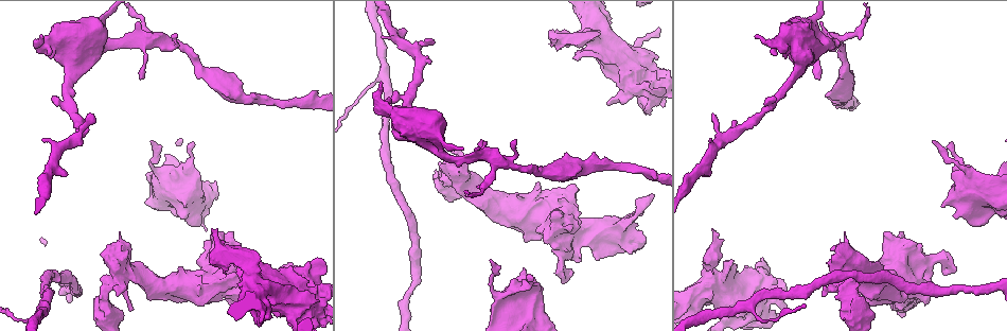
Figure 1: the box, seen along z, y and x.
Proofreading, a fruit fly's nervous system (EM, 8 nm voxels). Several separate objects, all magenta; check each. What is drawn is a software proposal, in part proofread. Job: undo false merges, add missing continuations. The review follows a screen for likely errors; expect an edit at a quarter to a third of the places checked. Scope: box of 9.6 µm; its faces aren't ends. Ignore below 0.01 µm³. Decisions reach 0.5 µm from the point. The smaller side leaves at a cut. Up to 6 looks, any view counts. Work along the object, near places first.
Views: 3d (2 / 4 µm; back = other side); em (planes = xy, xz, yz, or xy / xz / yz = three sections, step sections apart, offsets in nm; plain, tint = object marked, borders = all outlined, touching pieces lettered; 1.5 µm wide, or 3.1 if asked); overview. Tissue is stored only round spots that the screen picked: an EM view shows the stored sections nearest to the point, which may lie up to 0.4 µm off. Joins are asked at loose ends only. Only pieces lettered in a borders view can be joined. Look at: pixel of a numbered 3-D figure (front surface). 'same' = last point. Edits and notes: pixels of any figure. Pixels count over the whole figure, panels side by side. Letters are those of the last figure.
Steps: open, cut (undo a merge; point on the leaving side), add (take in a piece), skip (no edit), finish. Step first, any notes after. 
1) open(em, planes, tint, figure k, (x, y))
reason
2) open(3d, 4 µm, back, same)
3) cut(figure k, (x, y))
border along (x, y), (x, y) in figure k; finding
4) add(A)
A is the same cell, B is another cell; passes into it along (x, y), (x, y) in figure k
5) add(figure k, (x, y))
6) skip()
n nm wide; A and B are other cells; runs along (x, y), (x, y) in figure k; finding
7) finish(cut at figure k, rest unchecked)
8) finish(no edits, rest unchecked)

open(em, planes, borders, figure 1, (830, 46))
sudden change in width

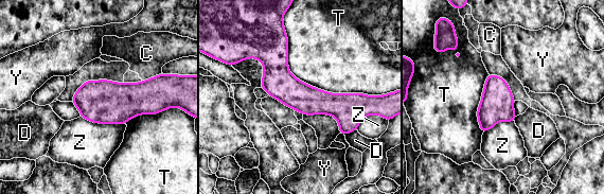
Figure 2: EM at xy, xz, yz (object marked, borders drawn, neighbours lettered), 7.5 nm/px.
skip()
C, D, T, Y and Z are other cells; all the same neuron

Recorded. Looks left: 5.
open(3d, 2 µm, figure 1, (712, 229))
thick end

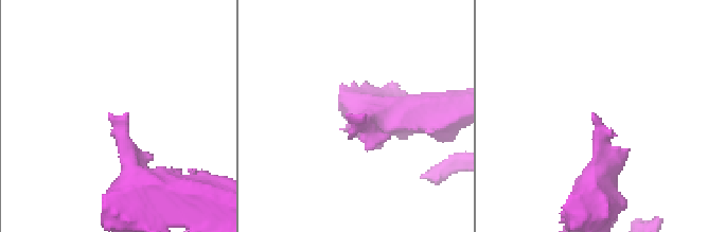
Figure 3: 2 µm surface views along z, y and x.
open(em, planes, borders, figure 3, (108, 115))
need the tissue

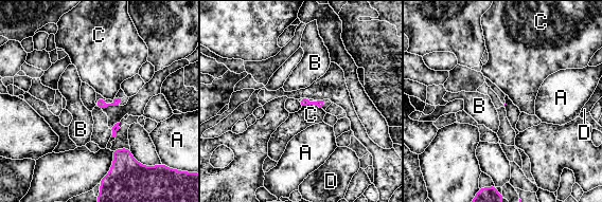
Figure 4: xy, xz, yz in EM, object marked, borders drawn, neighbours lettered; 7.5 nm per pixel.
skip()
A, B, C and D are other cells; border along (302, 105), (317, 105), (321, 108) in figure 4; no lettered piece goes on from it

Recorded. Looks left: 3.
open(em, planes, tint, figure 1, (206, 243))
touches itself

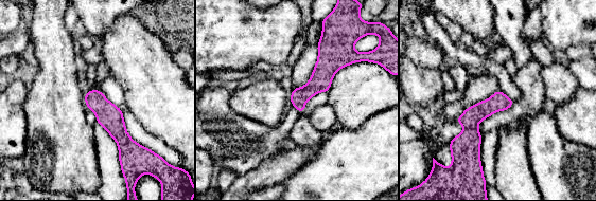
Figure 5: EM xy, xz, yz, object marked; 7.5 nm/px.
open(em, planes, borders, same)

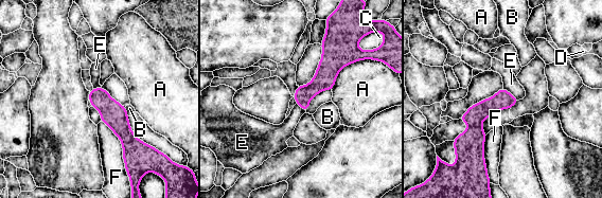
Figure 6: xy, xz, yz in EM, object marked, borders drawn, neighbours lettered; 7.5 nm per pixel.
skip()
130 nm wide; A, B, C, D, E and F are other cells; all the same neuron

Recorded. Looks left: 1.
finish(no edits, rest unchecked)

